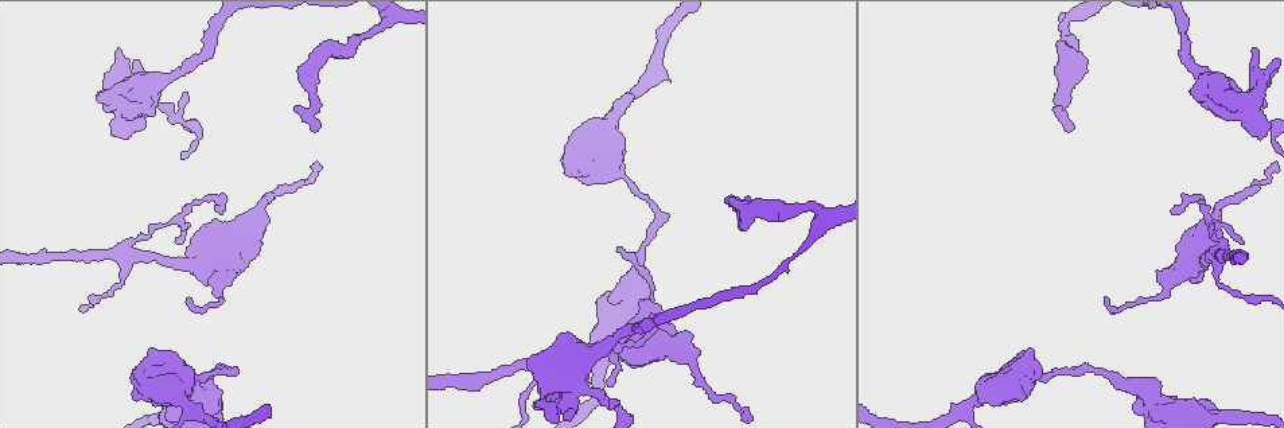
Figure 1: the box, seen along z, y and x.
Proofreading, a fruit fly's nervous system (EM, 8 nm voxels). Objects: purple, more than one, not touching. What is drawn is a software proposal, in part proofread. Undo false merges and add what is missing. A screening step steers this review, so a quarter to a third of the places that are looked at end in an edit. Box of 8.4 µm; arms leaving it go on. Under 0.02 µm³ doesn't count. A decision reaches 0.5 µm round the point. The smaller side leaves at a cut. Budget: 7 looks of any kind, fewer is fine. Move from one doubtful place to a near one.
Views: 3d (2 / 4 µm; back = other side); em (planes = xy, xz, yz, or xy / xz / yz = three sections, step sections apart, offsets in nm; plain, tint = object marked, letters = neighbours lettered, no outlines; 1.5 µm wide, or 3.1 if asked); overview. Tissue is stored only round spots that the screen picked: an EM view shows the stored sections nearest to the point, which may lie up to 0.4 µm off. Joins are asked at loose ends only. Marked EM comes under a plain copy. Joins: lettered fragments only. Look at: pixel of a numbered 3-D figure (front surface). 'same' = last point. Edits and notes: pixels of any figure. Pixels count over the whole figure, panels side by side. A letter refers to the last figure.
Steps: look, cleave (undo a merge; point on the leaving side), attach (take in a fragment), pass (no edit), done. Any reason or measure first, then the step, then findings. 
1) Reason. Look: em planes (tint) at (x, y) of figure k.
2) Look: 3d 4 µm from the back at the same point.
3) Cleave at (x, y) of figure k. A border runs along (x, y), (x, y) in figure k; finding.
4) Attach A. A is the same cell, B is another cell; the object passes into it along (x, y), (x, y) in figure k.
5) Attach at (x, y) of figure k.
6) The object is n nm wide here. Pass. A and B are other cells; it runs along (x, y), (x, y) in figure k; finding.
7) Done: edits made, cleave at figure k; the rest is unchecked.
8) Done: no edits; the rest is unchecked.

A narrow waist. Look: em planes (letters) at (1213, 254) of figure 1.

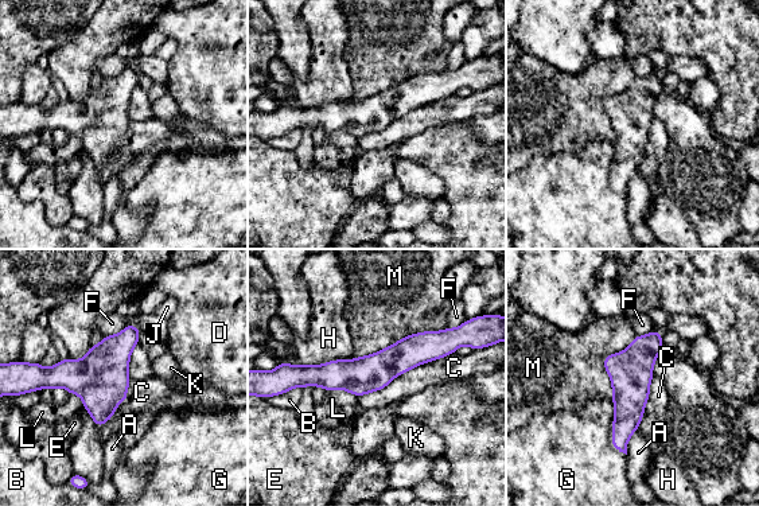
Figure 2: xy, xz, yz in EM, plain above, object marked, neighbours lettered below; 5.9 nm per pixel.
Pass. A, B, C, D, E, F, G, H, J, K, L and M are other cells; a border runs along (446, 327), (407, 334), (357, 357) in figure 2; all the same neuron.

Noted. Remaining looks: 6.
Free end. Look: em planes (tint) at (1172, 211) of figure 1.

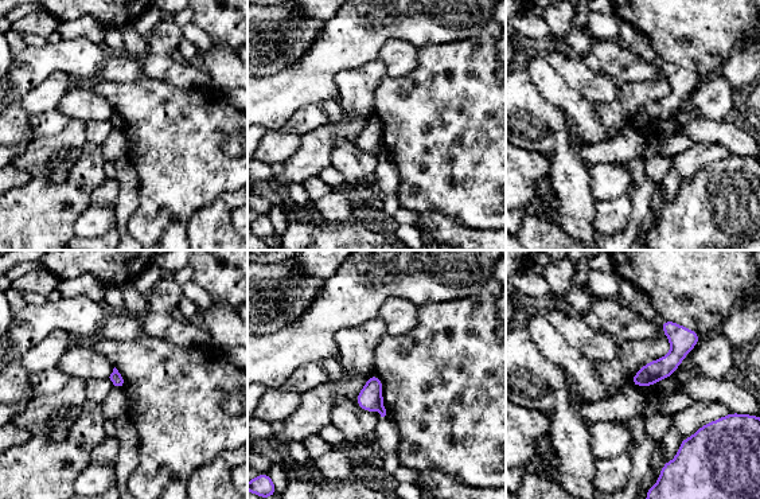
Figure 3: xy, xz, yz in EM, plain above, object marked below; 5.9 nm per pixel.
See the neighbours. Look: em planes (letters) at the same point.

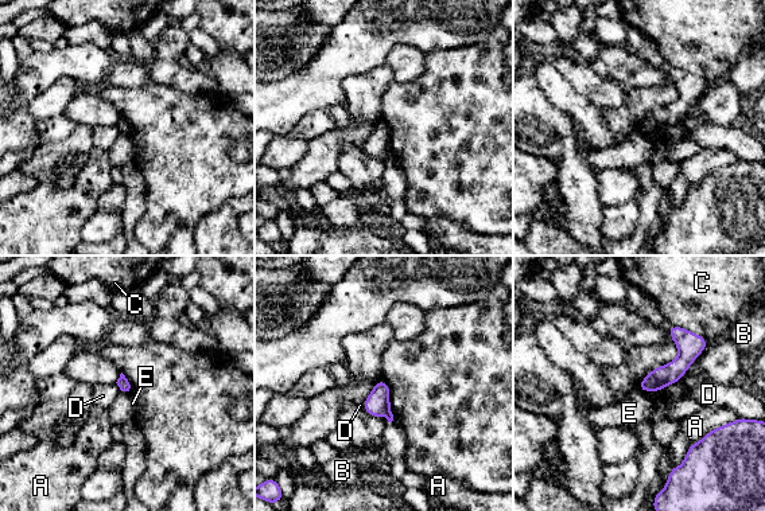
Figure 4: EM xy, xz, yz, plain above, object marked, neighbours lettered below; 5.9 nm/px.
Pass. A, B, C, D and E are other cells; it runs along (703, 342), (670, 374), (641, 387) in figure 4; no lettered fragment goes on from it.

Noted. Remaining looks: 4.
Thin end. Look: em xy step 4 (letters) at (619, 248) of figure 1.

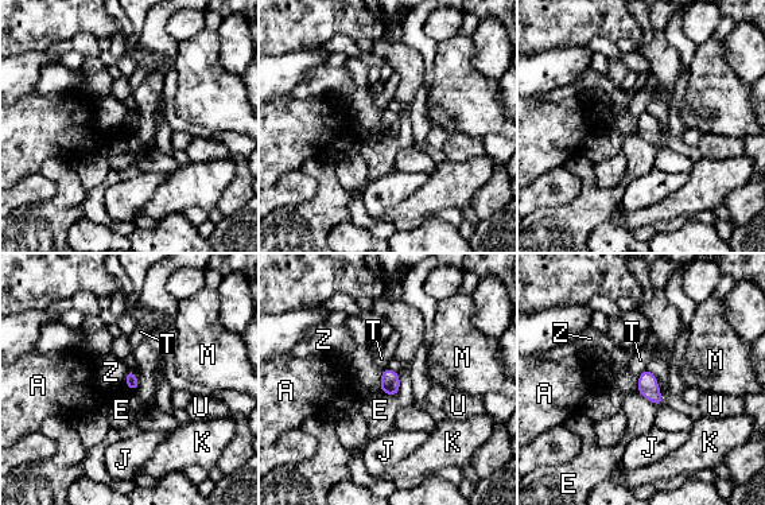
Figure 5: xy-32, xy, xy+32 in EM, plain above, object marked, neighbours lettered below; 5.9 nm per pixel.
Cut it another way. Look: em yz step 4 (letters) at the same point.

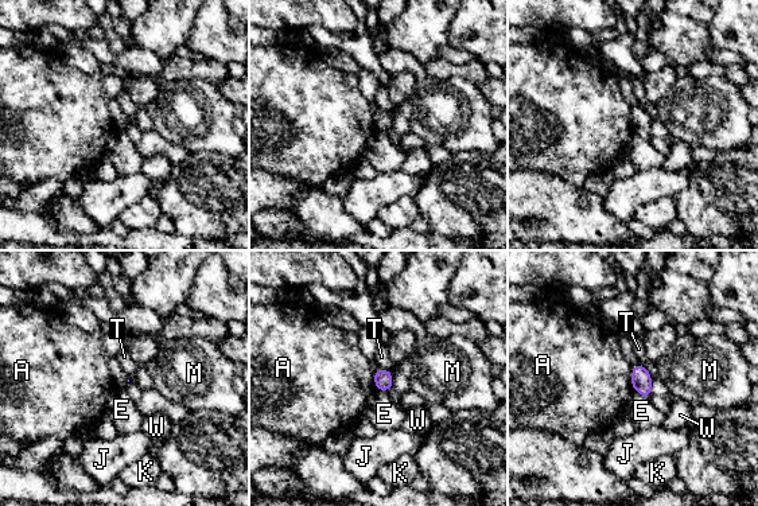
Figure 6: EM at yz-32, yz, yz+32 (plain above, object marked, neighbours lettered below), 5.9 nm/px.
Pass. A, E, J, K, M, T and W are other cells; a border runs along (630, 366), (630, 386), (633, 389) in figure 6; none of them fits.

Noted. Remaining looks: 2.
Done: no edits; the rest is unchecked.

